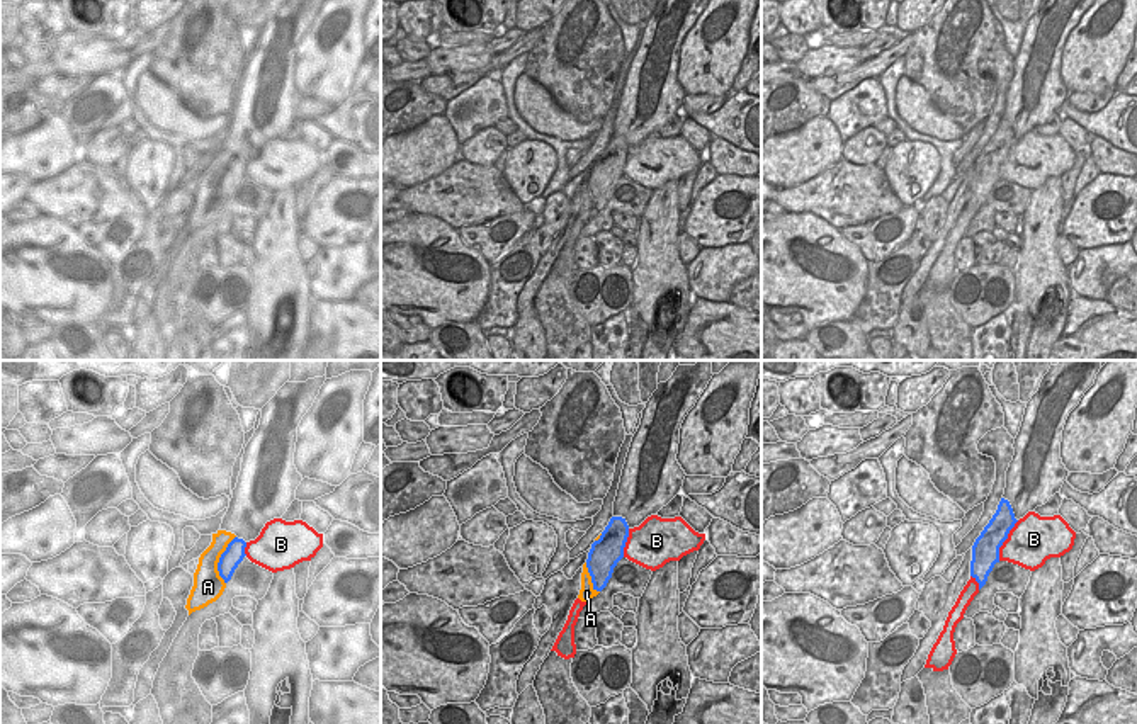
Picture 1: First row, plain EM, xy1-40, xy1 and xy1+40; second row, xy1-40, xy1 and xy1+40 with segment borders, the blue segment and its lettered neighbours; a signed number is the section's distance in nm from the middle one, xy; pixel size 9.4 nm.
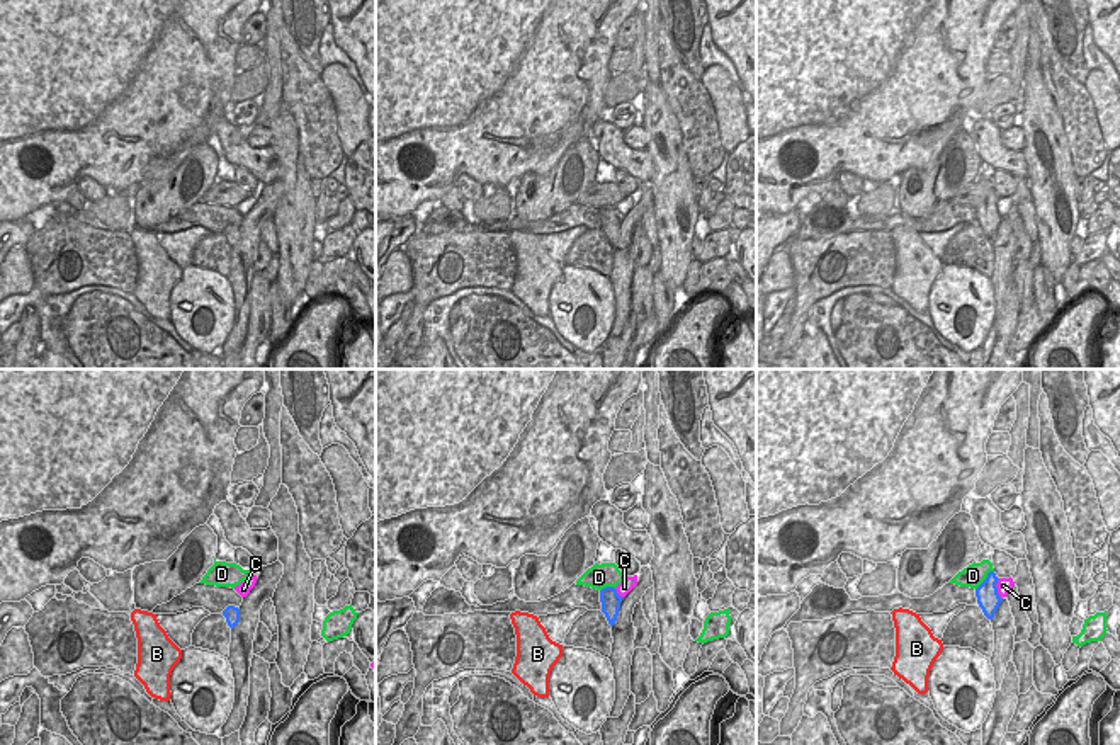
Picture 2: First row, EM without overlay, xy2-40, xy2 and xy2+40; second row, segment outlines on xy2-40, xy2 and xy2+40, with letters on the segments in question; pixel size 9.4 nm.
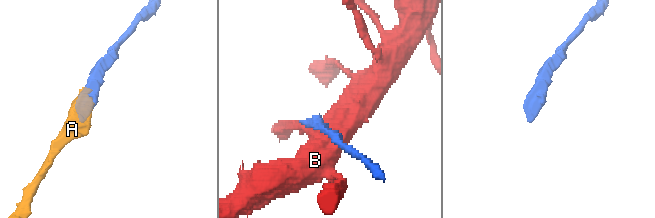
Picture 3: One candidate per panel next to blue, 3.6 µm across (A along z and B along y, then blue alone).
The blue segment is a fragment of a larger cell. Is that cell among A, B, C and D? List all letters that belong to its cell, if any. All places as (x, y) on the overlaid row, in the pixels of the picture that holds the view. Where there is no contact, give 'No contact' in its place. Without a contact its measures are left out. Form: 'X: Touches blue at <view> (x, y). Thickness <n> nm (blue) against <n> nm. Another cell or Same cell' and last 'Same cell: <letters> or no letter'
A: Touches blue at xy1-40 (220, 559). Thickness 190 nm (blue) against 260 nm. Same cell
B: Touches blue at xy1+40 (1005, 539). Thickness 260 nm (blue) against 460 nm. Another cell
C: Touches blue at xy2+40 (996, 589). Thickness 220 nm (blue) against 130 nm. Another cell
D: Touches blue at xy2+40 (986, 579). Thickness 220 nm (blue) against 200 nm. Another cell
Same cell: A

